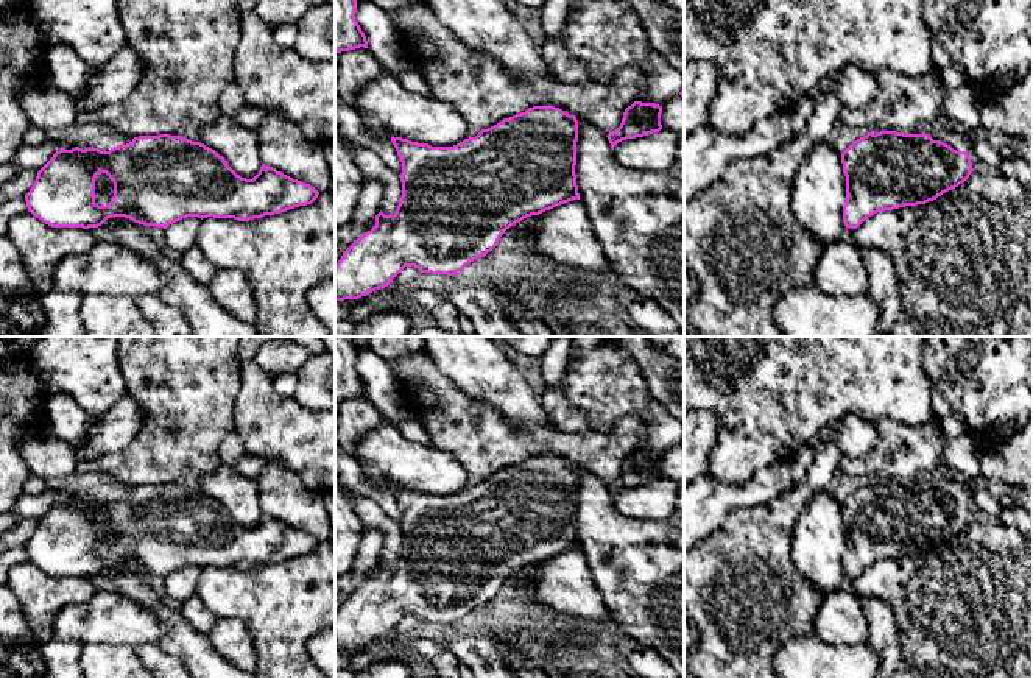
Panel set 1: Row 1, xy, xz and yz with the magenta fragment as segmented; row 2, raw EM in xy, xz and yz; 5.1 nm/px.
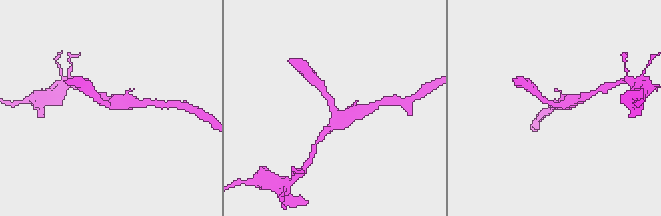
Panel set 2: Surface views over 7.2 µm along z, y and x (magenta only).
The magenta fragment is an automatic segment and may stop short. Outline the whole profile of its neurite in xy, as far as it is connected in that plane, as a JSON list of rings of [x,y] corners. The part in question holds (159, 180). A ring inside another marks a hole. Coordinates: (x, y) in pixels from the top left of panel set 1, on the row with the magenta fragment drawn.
[[[139,136],[126,145],[117,145],[109,151],[98,148],[59,150],[37,171],[36,181],[25,195],[28,212],[51,228],[98,228],[108,218],[125,217],[143,226],[156,226],[167,229],[170,224],[187,218],[234,218],[249,221],[265,215],[287,212],[290,209],[312,204],[319,192],[302,181],[293,179],[276,168],[262,164],[259,173],[252,179],[237,175],[215,150],[201,142],[192,142],[182,136]],[[106,173],[114,182],[114,196],[106,206],[95,203],[95,178]]]

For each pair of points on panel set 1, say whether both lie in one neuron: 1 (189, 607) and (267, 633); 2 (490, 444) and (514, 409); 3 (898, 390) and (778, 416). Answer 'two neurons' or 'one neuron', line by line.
1: two neurons
2: two neurons
3: one neuron

